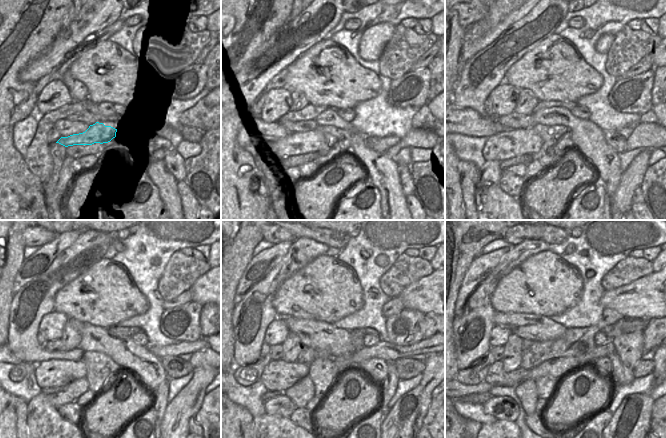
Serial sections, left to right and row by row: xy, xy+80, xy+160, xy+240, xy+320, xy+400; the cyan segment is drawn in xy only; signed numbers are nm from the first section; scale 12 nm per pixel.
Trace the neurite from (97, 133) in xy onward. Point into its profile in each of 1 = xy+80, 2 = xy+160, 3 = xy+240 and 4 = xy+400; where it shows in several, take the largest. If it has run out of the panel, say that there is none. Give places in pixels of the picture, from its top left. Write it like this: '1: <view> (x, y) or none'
1: xy+80 (305, 142)
2: xy+160 (509, 144)
3: xy+240 (55, 372)
4: xy+400 (496, 376)

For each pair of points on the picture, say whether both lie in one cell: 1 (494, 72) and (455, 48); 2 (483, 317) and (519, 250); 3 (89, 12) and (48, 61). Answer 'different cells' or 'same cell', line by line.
1: different cells
2: same cell
3: same cell

